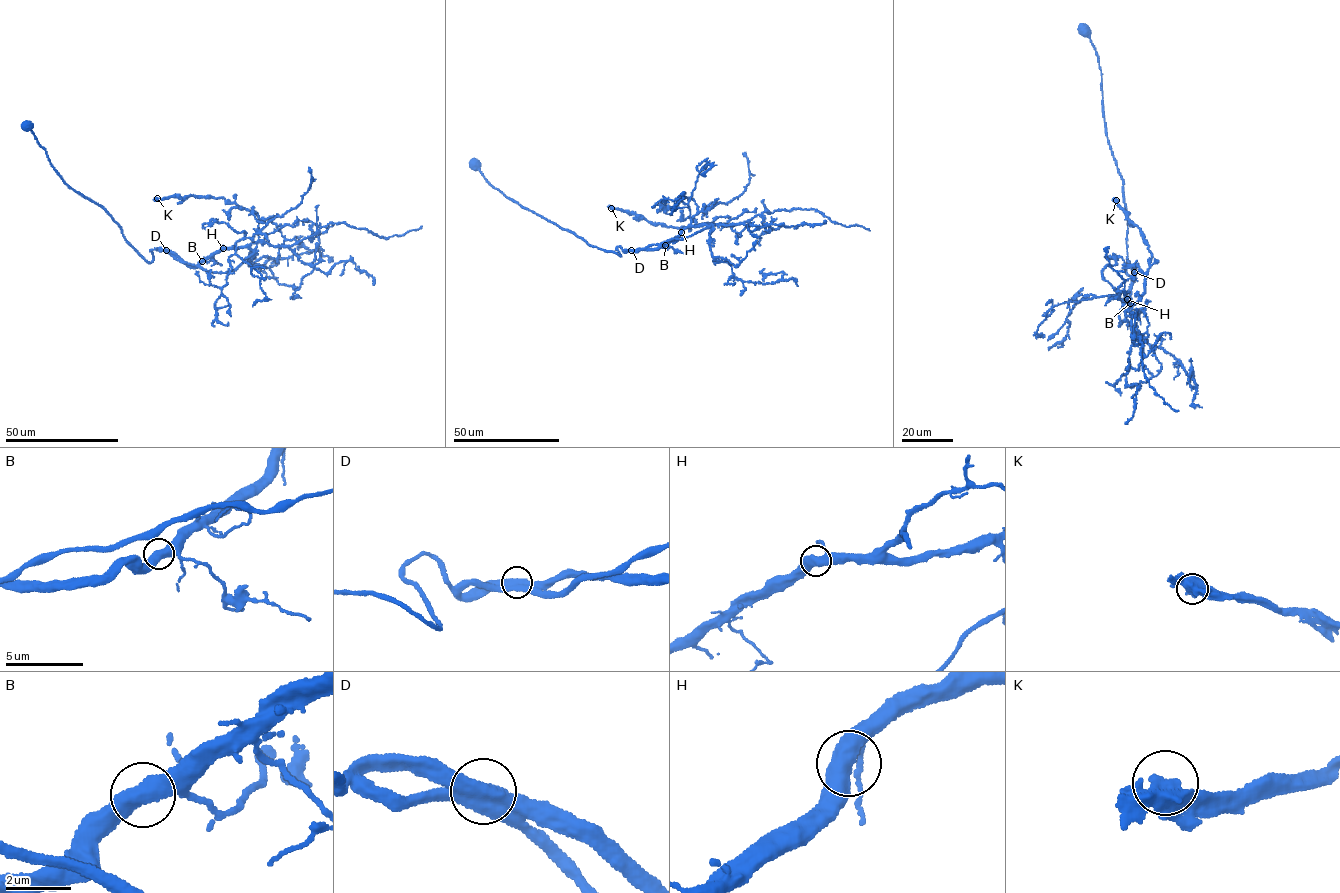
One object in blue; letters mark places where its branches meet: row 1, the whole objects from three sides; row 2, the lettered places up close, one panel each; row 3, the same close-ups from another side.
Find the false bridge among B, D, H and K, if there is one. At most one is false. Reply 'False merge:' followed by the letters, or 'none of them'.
False merge: none of them

